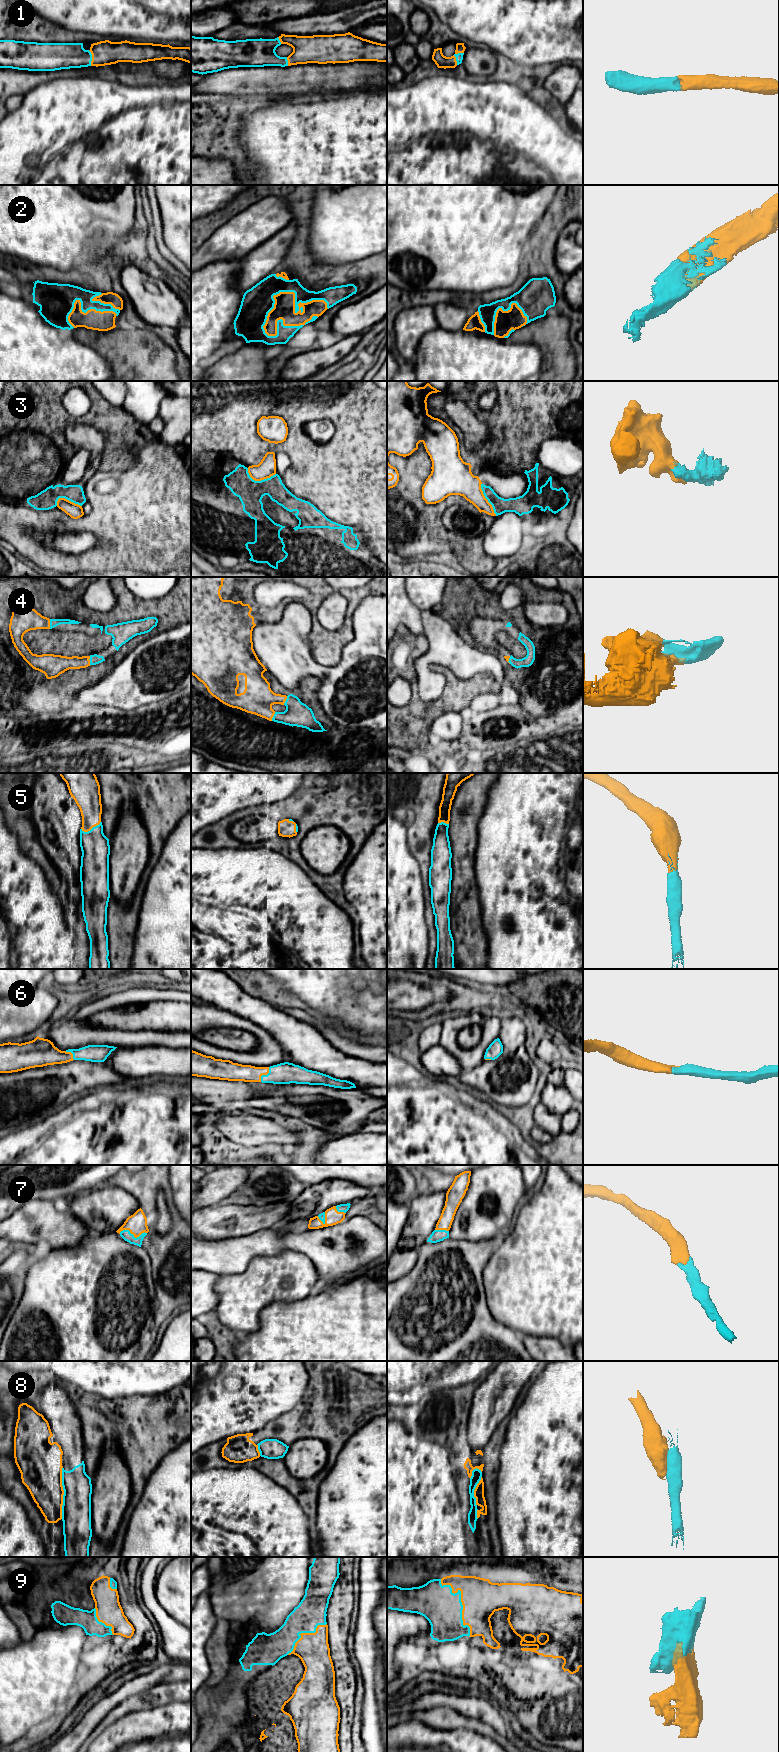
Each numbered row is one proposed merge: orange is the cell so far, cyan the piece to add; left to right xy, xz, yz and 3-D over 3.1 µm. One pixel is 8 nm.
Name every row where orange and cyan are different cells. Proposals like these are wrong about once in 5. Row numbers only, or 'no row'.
3, 8

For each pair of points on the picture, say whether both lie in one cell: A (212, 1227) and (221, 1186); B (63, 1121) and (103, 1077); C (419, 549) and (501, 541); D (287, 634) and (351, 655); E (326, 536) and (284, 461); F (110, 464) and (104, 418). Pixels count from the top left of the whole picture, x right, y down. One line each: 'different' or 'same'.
A: different
B: different
C: different
D: same
E: different
F: same

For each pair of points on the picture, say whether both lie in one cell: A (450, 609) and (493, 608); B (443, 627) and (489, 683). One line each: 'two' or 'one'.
A: one
B: two

